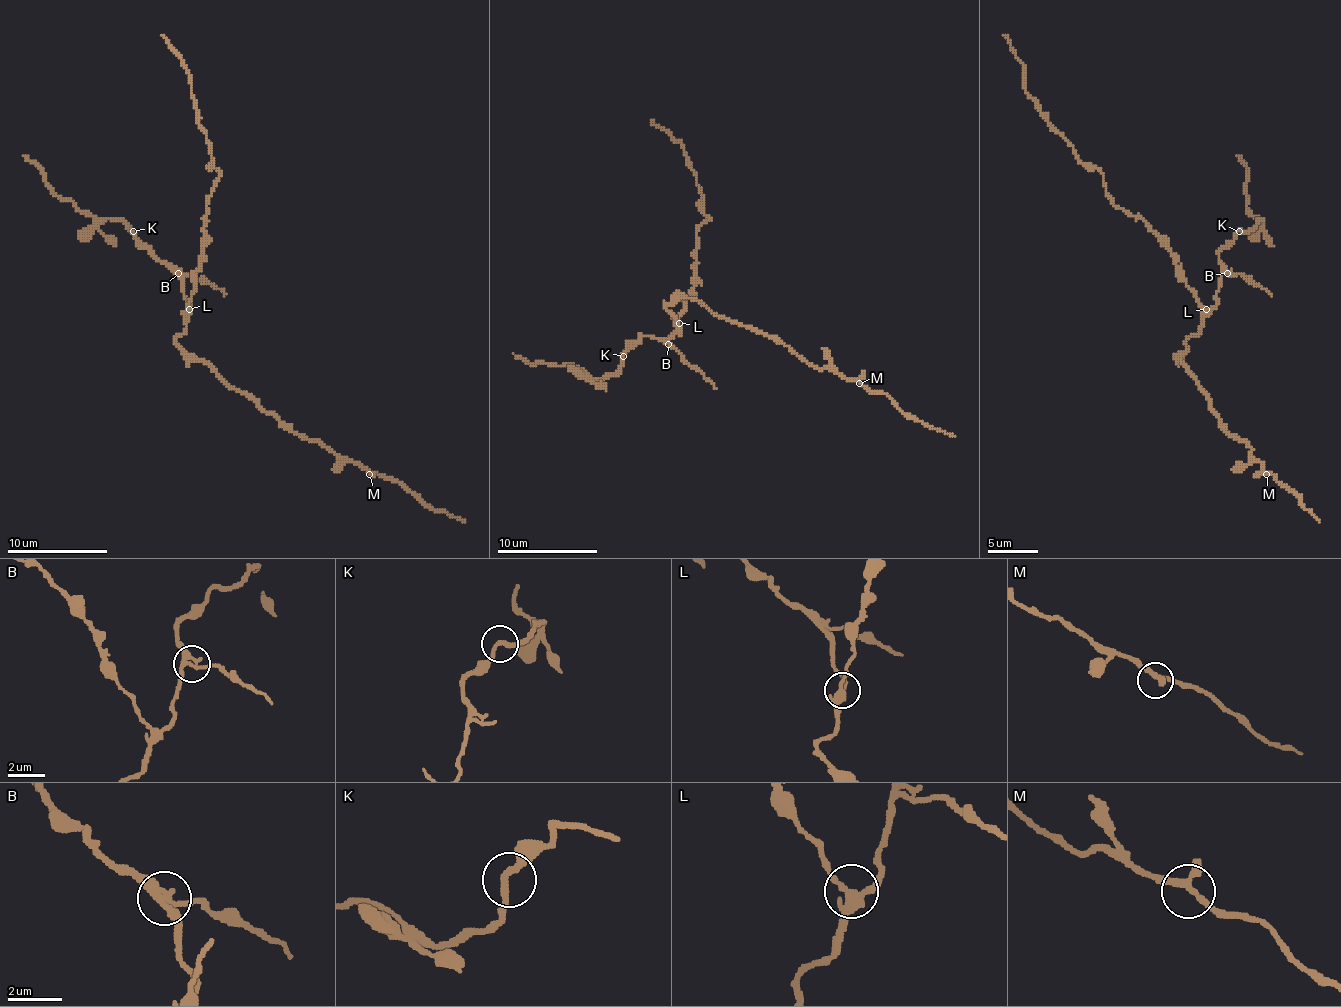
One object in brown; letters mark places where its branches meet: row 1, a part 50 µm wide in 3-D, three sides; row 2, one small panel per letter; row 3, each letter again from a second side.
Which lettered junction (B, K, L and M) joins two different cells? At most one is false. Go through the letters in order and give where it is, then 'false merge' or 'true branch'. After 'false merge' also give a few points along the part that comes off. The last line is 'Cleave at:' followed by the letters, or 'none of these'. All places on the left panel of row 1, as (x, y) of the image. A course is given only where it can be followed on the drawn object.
B: at (178, 273); false merge; foreign part runs (179, 273), (206, 279), (226, 294)
K: at (133, 231); true branch
L: at (189, 309); true branch
M: at (369, 474); true branch
Cleave at: B

